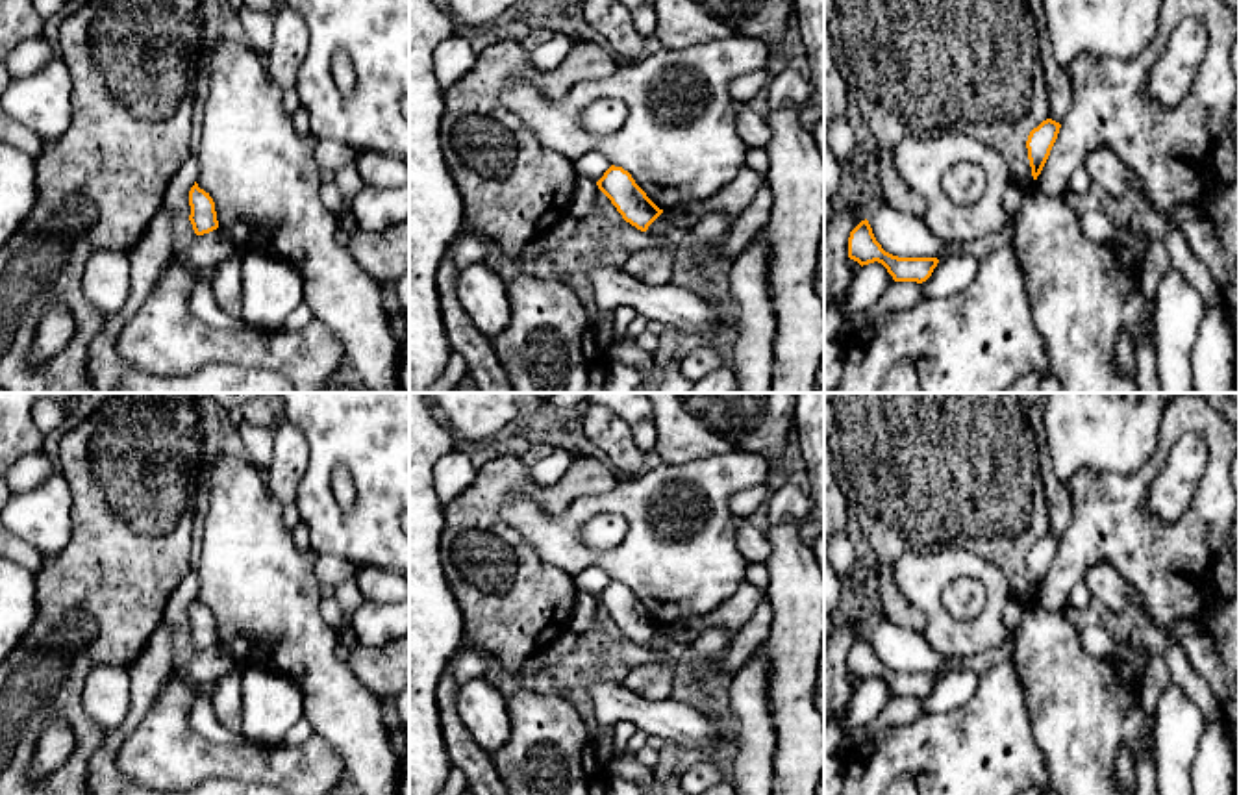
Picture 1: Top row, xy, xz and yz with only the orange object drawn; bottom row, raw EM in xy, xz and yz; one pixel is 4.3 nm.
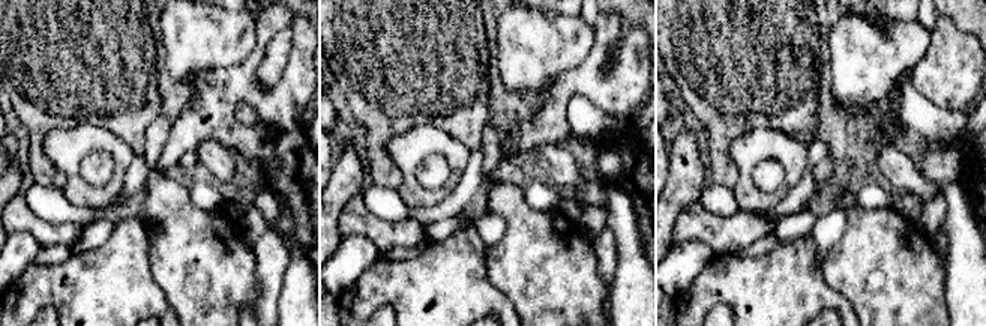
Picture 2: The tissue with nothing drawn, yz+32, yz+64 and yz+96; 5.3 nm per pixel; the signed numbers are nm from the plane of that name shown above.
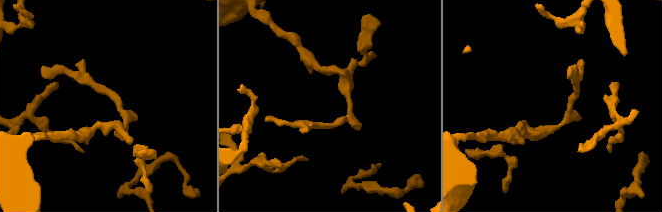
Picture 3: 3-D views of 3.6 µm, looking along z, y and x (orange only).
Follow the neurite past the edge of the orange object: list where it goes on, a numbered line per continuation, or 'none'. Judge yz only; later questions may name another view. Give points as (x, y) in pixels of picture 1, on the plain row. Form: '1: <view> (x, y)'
none

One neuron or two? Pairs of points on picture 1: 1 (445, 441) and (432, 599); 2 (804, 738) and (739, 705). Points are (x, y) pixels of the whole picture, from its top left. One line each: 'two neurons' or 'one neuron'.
1: one neuron
2: two neurons

